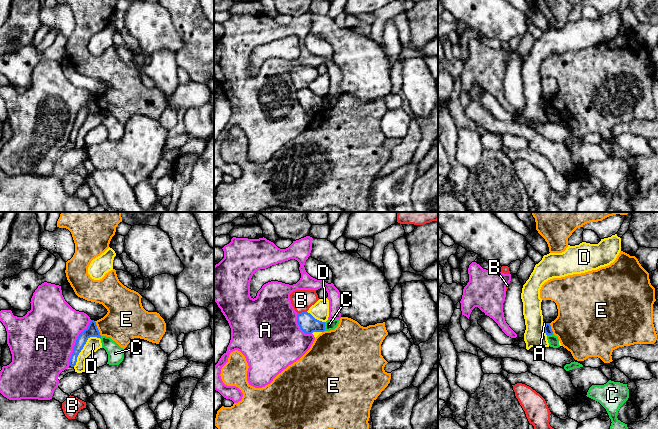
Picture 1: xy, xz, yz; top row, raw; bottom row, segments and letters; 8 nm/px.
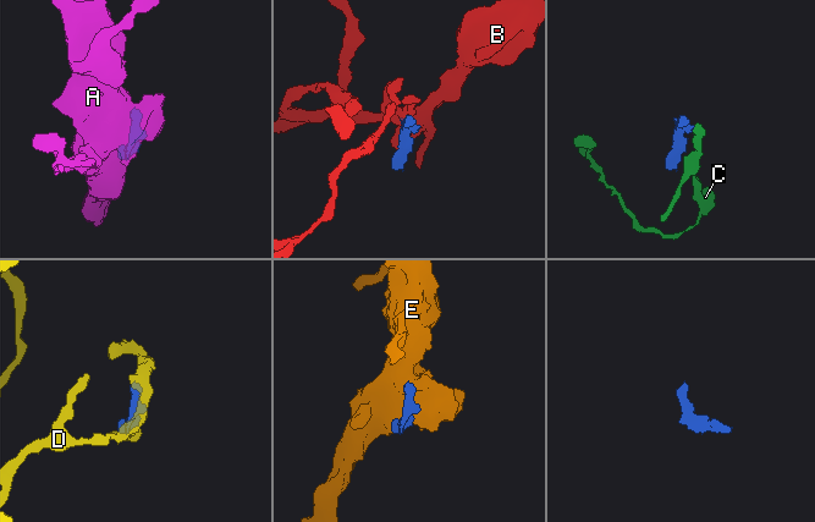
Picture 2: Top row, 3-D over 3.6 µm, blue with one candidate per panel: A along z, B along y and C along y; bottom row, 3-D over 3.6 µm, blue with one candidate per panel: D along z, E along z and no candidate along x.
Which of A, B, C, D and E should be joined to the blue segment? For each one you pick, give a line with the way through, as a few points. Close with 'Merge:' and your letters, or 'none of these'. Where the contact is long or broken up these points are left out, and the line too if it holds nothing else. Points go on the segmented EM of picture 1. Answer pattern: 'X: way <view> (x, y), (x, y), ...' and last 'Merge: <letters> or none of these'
Merge: none of these

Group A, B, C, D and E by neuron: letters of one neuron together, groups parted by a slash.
A / B / C / D / E

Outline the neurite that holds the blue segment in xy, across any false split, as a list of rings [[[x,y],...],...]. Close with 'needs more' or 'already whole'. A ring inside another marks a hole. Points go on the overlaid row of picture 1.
[[[91,320],[88,327],[77,337],[76,343],[73,347],[73,353],[69,361],[69,366],[74,367],[76,365],[77,357],[90,337],[101,338],[94,320]]]; already whole

